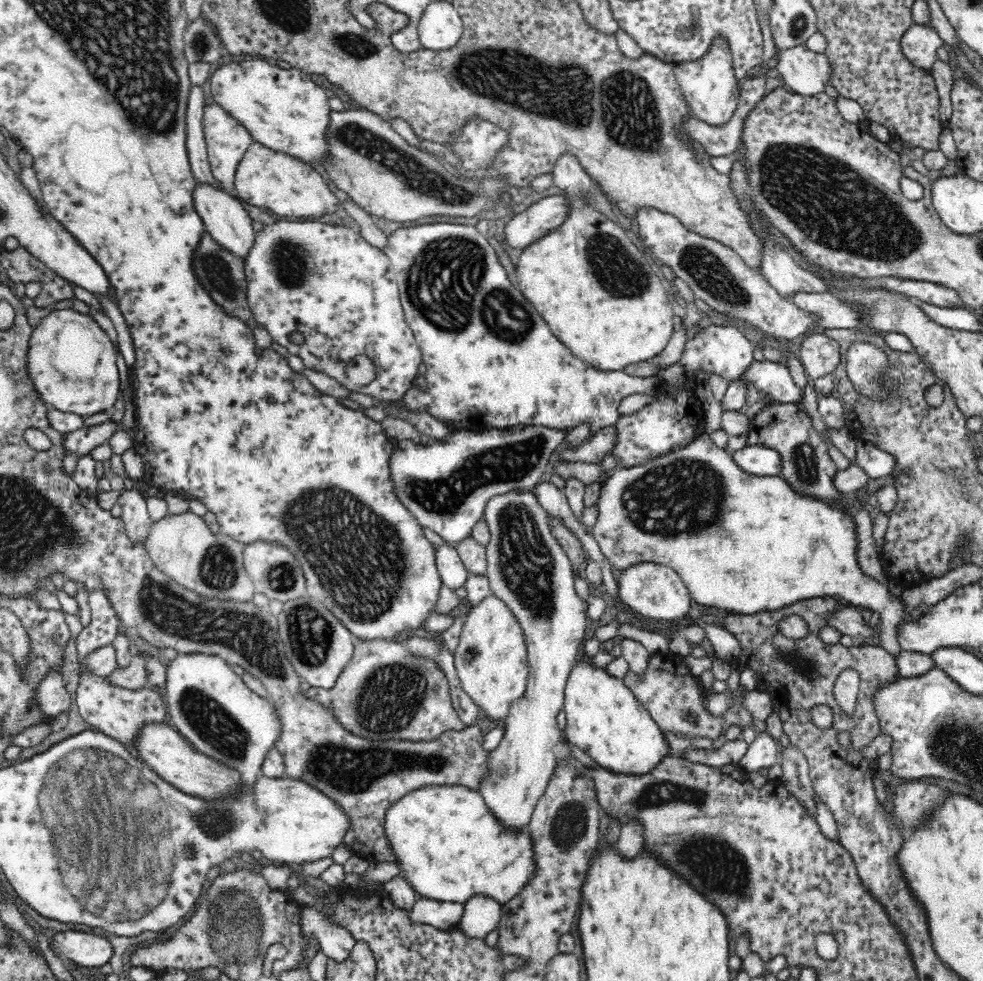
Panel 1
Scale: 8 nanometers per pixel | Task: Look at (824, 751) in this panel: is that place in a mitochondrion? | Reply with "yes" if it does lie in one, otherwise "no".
no

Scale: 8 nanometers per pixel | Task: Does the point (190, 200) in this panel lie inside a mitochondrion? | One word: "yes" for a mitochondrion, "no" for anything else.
no

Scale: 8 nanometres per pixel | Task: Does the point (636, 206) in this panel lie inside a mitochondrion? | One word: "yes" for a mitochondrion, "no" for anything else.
no

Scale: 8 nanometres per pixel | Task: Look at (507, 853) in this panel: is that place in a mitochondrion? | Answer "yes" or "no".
no

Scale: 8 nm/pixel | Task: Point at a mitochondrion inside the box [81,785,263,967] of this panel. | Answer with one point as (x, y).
(213, 823)

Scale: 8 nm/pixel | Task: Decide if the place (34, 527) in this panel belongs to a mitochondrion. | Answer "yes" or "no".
yes

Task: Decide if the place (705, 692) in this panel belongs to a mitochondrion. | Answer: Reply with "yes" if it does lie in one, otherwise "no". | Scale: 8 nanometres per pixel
no

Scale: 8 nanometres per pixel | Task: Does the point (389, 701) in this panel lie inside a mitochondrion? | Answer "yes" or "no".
yes

